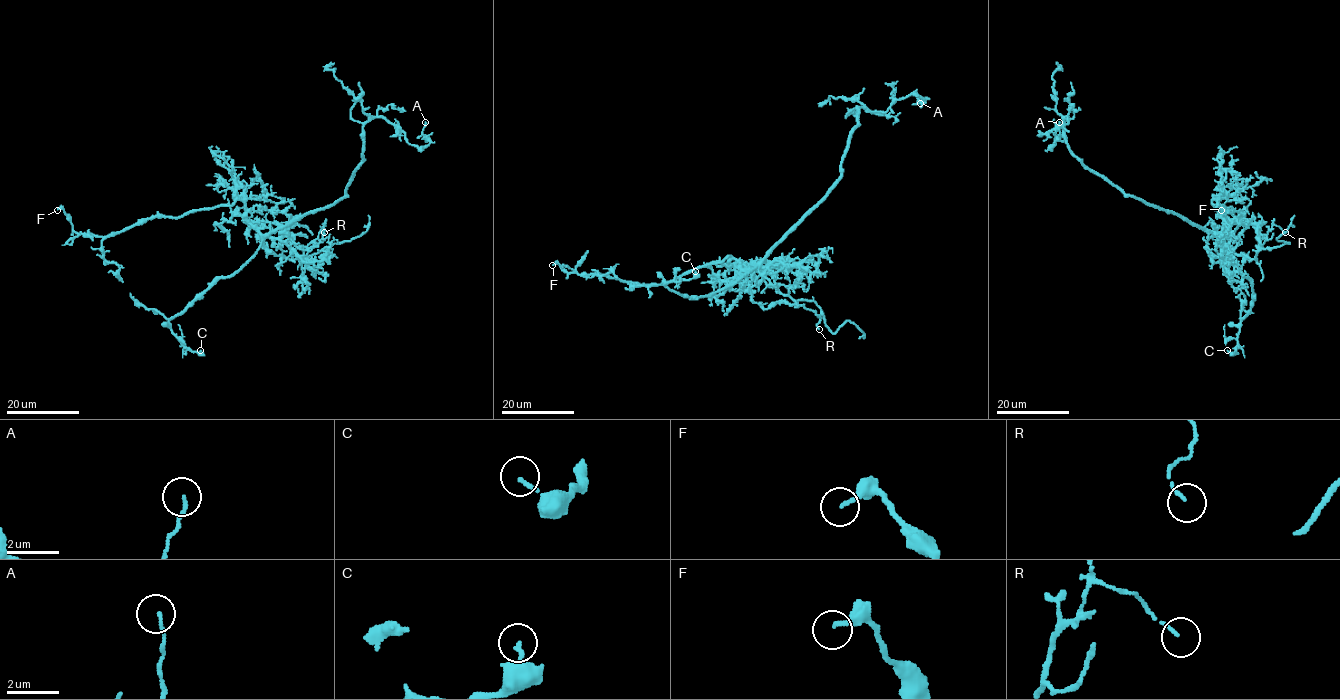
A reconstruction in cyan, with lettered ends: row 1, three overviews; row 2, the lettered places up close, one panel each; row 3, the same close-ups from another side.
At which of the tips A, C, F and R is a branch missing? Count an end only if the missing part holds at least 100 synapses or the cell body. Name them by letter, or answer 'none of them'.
none of them

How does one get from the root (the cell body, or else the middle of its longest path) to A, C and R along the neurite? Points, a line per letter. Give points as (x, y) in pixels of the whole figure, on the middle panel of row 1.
A: (785, 235), (840, 175), (858, 108), (886, 112), (896, 100), (913, 94), (925, 99), (920, 103)
C: (785, 235), (758, 267), (724, 288), (700, 296), (683, 296), (664, 285), (690, 279), (695, 271)
R: (785, 235), (746, 272), (751, 298), (764, 308), (780, 302), (802, 305), (820, 317), (816, 325), (819, 329)

